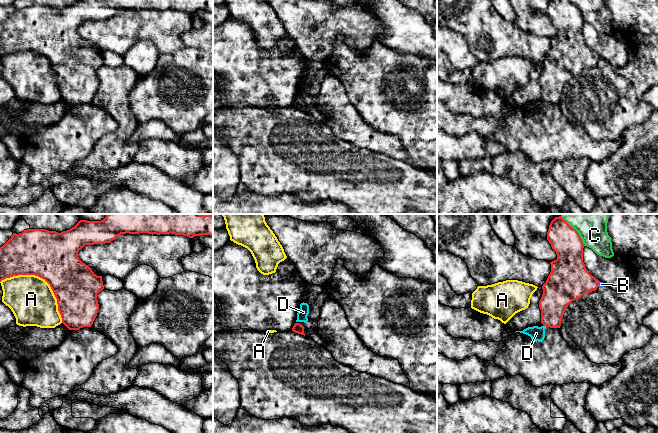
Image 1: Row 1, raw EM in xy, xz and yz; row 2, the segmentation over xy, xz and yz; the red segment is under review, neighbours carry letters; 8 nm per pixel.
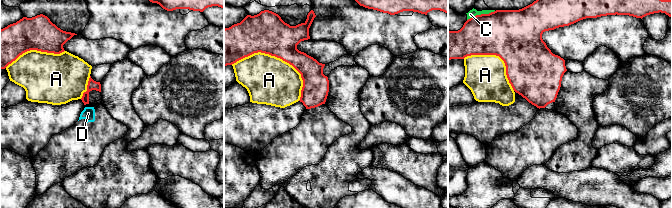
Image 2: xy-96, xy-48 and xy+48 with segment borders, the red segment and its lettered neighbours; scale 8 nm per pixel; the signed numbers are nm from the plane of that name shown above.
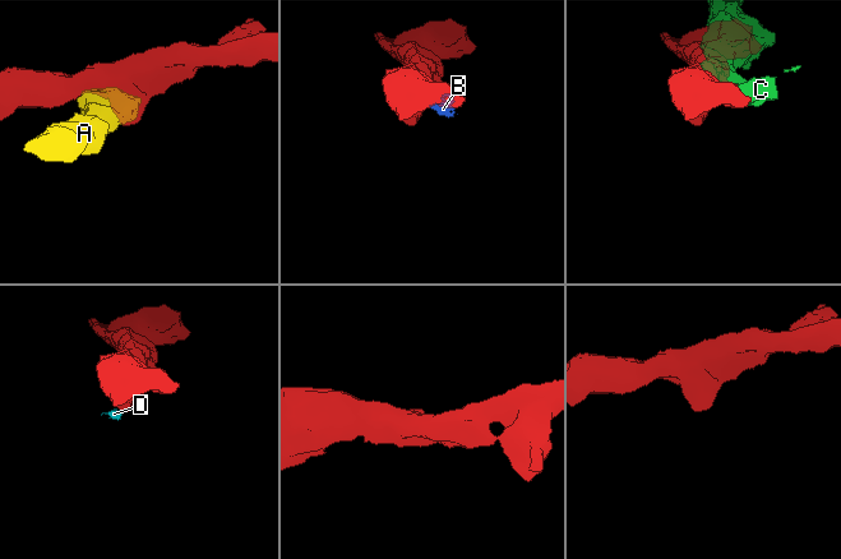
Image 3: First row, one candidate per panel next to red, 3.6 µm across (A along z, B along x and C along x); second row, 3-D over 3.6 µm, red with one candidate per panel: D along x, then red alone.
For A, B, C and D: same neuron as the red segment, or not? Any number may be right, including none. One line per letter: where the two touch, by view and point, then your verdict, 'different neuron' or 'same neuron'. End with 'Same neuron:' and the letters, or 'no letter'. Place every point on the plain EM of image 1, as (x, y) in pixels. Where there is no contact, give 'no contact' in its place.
A: contact xy (43, 54); different neuron
B: contact yz (598, 60); different neuron
C: contact yz (578, 10); different neuron
D: contact yz (545, 101); different neuron
Same neuron: no letter

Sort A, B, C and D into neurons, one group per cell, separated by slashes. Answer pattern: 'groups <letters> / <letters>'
groups A / B / C / D

